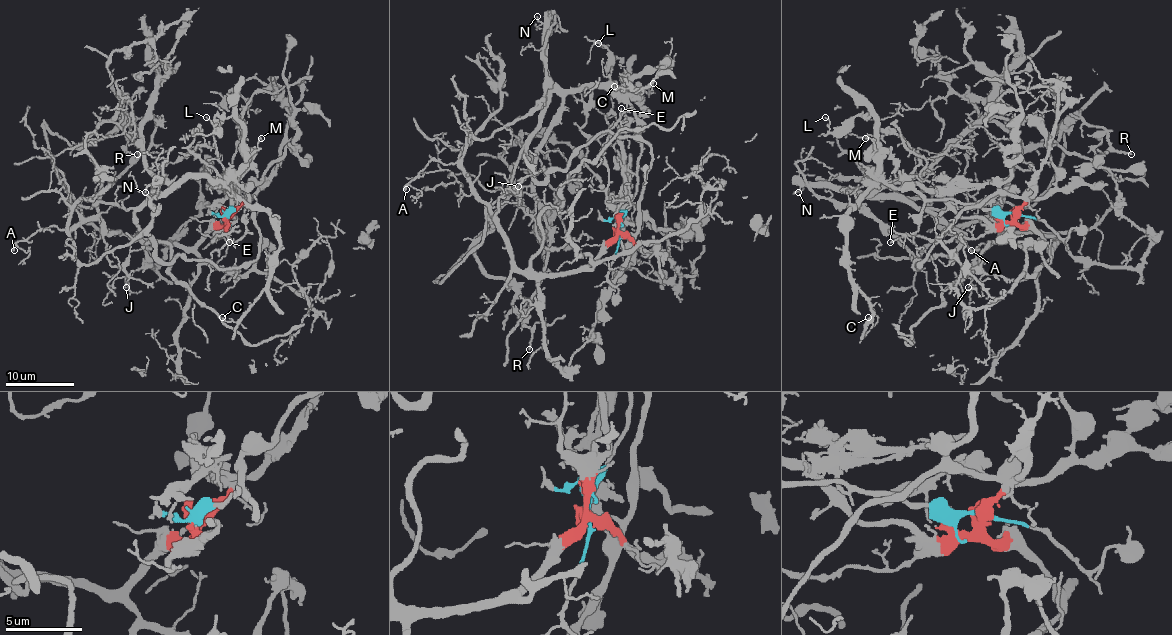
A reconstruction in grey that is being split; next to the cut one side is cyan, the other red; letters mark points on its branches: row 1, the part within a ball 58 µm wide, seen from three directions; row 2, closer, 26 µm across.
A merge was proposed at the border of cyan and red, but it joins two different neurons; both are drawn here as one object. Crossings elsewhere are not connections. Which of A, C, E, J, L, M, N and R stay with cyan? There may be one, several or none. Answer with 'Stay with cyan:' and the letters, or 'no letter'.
Stay with cyan: C, L, M, N

